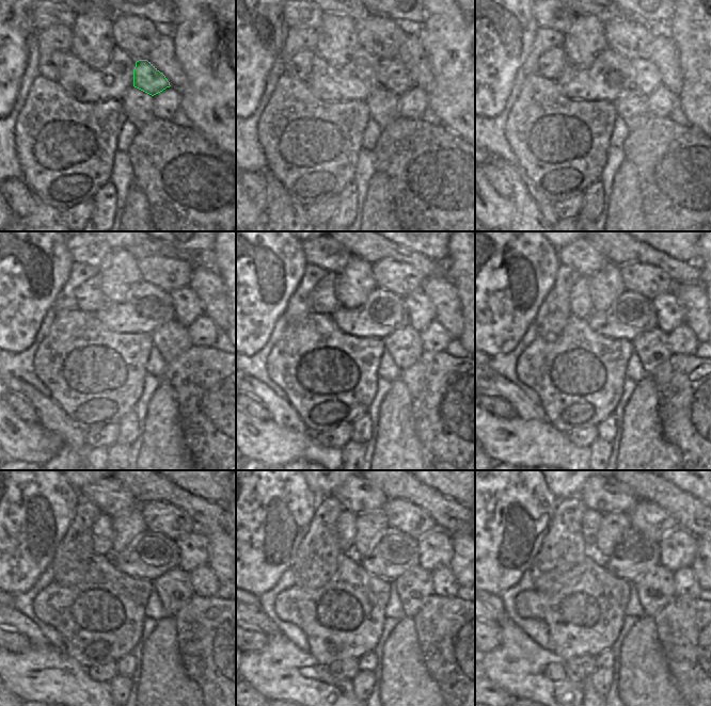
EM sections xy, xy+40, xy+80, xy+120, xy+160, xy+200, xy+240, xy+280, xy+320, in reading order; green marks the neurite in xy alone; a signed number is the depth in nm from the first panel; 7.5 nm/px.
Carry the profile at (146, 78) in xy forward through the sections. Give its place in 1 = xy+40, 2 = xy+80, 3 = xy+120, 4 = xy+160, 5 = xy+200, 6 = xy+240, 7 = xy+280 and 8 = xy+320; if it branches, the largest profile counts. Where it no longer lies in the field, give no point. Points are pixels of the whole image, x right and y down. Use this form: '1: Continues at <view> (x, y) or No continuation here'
1: Continues at xy+40 (392, 75)
2: Continues at xy+80 (645, 78)
3: Continues at xy+120 (187, 307)
4: Continues at xy+160 (424, 313)
5: Continues at xy+200 (670, 313)
6: Continues at xy+240 (193, 548)
7: Continues at xy+280 (436, 550)
8: Continues at xy+320 (678, 548).

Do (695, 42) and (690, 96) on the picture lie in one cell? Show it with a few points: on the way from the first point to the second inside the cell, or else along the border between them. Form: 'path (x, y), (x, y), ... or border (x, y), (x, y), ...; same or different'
path (695, 55), (695, 82); same

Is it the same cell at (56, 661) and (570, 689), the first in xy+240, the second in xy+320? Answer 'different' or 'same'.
same

